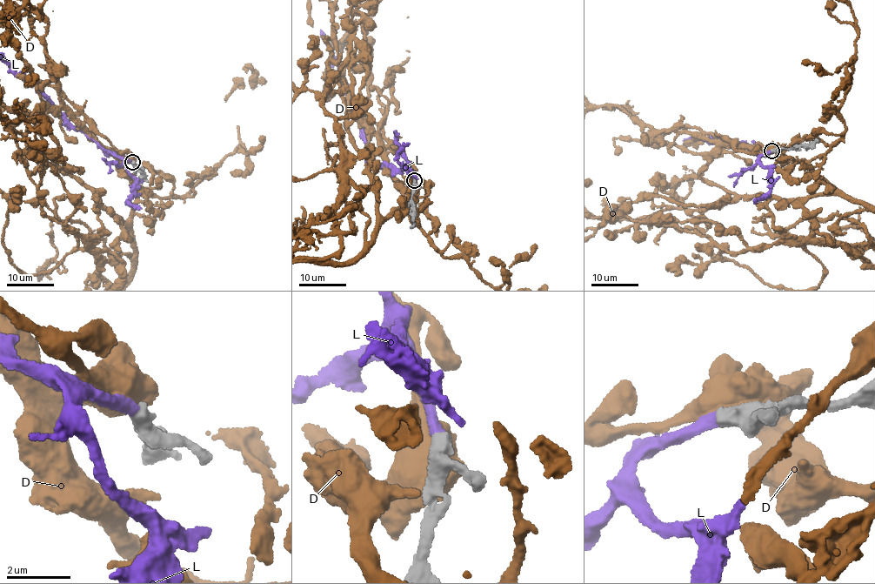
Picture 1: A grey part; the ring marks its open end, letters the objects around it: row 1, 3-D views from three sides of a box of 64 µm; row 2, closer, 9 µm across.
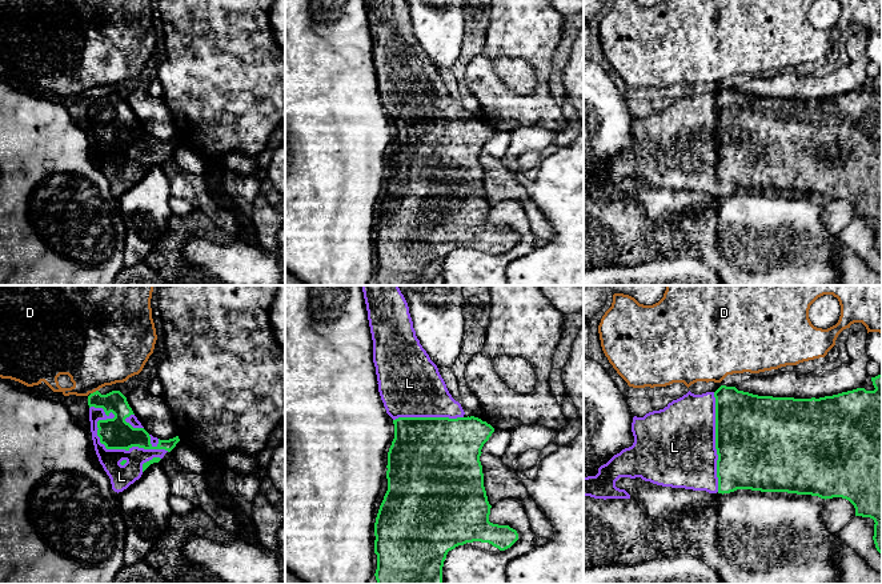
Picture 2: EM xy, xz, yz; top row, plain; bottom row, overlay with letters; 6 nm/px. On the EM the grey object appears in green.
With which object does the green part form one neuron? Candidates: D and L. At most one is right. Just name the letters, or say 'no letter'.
L

